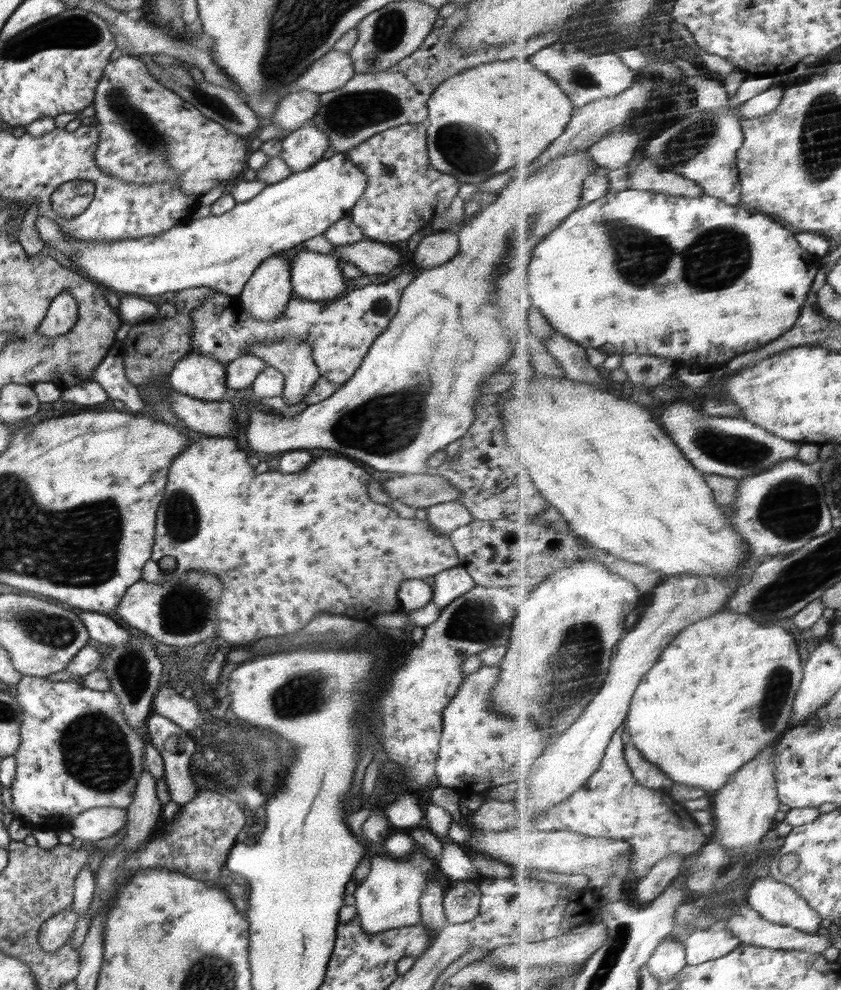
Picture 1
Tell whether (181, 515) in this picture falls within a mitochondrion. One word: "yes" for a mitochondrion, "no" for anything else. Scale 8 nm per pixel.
yes

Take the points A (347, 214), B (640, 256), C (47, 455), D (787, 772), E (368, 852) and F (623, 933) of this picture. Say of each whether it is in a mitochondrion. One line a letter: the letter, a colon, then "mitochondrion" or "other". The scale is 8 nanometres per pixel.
A: other
B: mitochondrion
C: other
D: other
E: other
F: mitochondrion

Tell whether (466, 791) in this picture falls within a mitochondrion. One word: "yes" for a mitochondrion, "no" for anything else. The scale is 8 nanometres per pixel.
no

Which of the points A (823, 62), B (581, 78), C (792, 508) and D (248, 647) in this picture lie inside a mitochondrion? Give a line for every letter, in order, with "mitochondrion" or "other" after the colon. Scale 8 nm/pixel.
A: other
B: mitochondrion
C: mitochondrion
D: other

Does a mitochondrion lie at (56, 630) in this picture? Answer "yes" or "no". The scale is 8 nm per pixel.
yes

